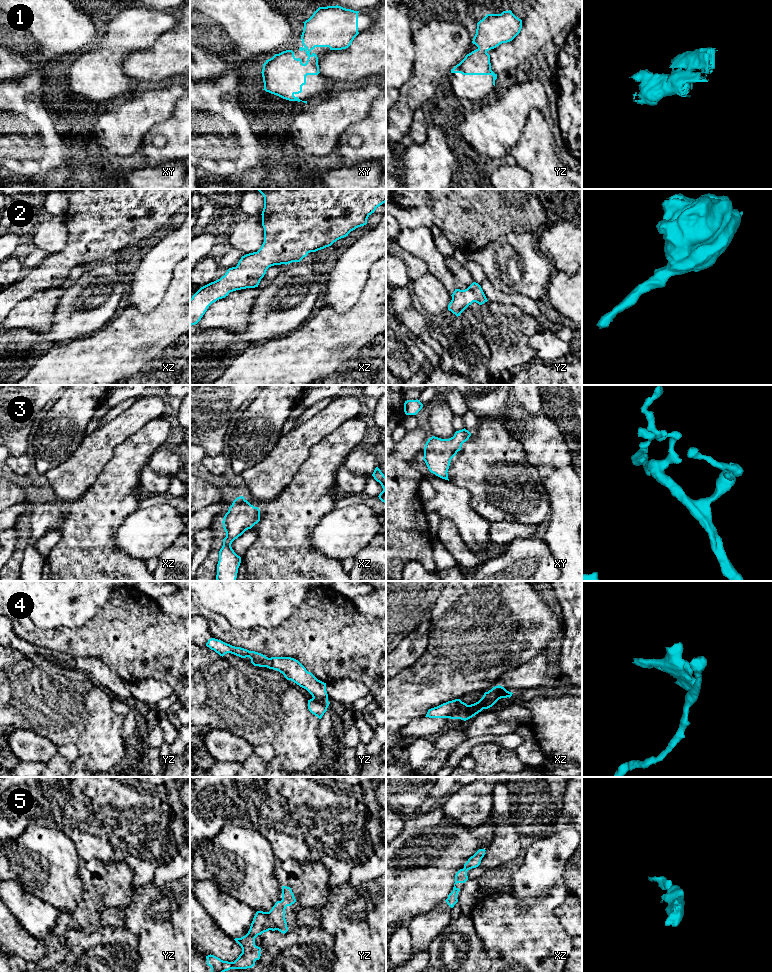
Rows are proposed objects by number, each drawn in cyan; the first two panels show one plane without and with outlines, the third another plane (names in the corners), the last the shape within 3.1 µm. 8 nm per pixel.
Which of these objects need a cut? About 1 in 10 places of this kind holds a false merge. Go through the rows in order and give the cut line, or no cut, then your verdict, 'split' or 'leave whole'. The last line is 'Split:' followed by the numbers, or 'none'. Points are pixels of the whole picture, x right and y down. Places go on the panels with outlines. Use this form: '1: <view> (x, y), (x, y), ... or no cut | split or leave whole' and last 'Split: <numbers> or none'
1: no cut | leave whole
2: no cut | leave whole
3: no cut | leave whole
4: xz (468, 705), (458, 711), (456, 718) | split
5: no cut | leave whole
Split: 4

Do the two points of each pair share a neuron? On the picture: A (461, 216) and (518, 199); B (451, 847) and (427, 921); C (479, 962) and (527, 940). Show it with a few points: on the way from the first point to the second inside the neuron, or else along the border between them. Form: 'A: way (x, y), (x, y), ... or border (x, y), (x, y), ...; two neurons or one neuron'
A: way (475, 214), (490, 199), (504, 199); one neuron
B: border (444, 899), (409, 921); two neurons
C: border (478, 936), (483, 951), (490, 962); two neurons

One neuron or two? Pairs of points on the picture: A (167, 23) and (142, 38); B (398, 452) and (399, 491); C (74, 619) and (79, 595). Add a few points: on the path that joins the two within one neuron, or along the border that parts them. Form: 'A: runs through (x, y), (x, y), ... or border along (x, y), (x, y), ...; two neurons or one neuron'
A: runs through (161, 23), (157, 23), (148, 32); one neuron
B: border along (396, 457), (406, 461); two neurons
C: runs through (74, 613), (74, 604), (77, 601); one neuron

